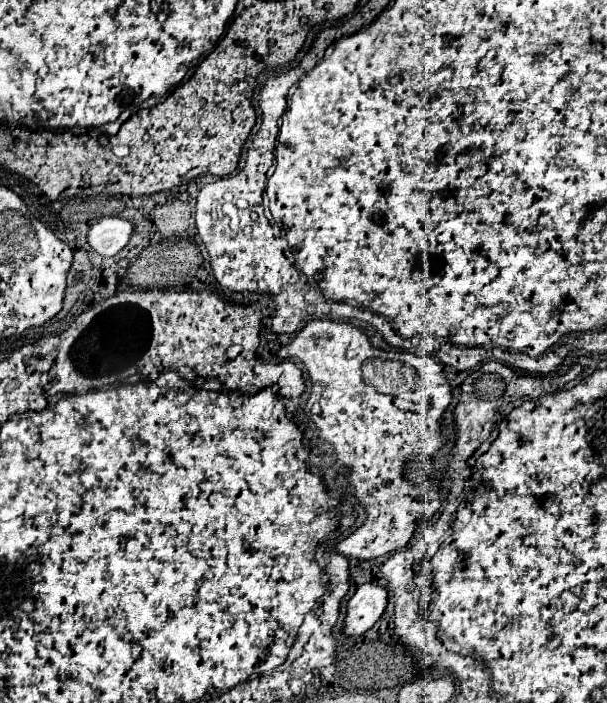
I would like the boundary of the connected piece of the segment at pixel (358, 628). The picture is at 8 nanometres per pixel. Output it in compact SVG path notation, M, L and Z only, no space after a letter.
M363 584L347 602L347 616L343 622L345 636L365 634L383 614L387 606L387 592L375 584Z

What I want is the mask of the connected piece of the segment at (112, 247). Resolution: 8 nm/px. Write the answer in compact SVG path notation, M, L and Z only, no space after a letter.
M119 216L101 218L87 232L87 244L99 256L115 256L127 242L133 232L133 224Z

